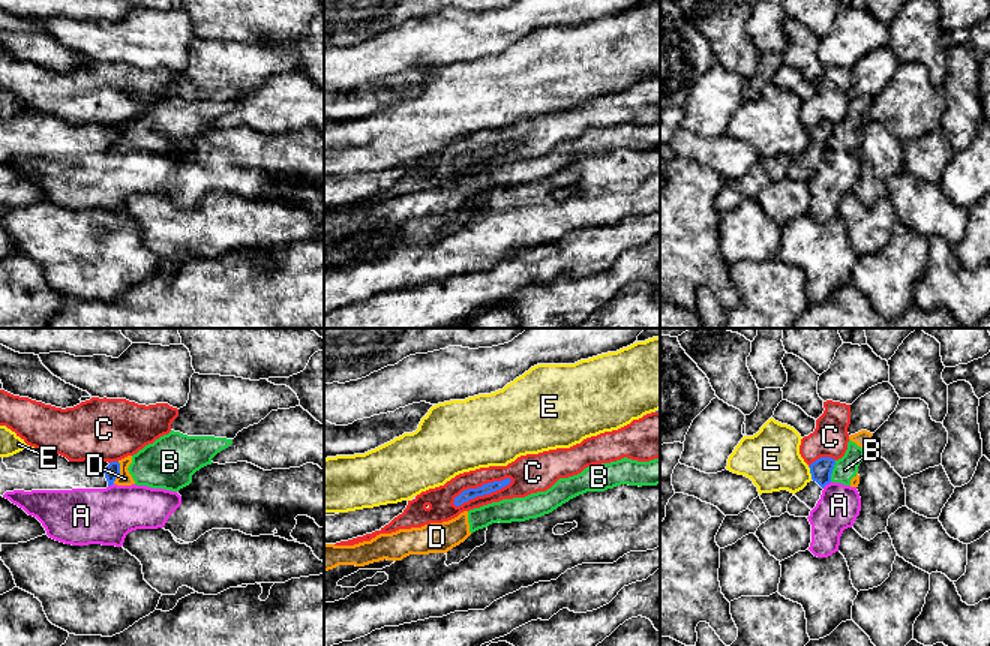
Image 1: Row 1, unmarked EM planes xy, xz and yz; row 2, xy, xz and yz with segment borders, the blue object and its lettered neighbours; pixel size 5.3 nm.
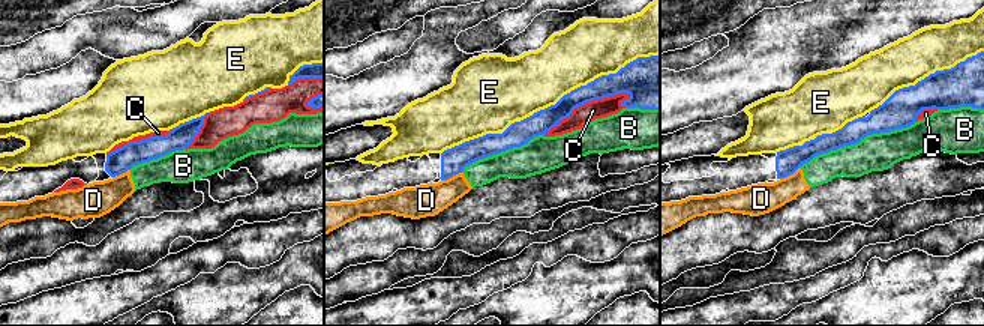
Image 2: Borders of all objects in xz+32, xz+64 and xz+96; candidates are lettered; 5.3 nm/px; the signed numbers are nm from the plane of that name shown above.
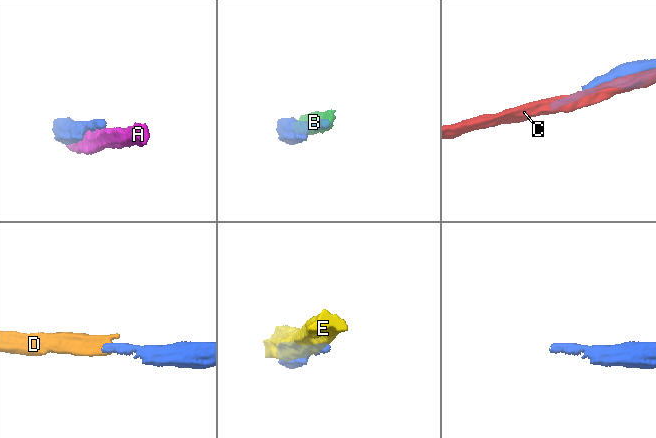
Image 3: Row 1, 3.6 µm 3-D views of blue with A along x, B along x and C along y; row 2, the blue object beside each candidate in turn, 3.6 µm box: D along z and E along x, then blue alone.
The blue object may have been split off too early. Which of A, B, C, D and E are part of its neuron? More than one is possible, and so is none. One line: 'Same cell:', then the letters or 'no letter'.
Same cell: no letter

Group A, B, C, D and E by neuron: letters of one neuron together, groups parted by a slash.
A / B D / C / E

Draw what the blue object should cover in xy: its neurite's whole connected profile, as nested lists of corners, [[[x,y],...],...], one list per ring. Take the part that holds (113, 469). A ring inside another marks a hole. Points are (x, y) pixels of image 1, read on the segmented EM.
[[[27,448],[0,457],[0,496],[14,490],[106,489],[118,475],[118,462],[69,462],[51,450]]]

